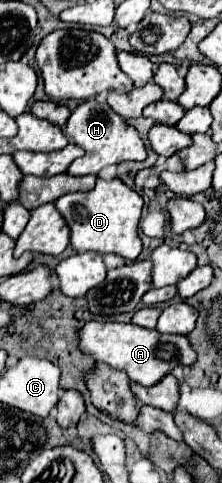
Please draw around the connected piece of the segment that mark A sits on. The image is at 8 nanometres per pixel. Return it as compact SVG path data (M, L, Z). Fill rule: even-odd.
M89 321L79 331L81 351L95 357L97 363L107 363L119 371L125 371L131 381L145 387L153 387L165 375L169 375L177 365L193 365L197 353L193 351L185 335L163 335L155 329L141 329L131 323L97 323Z

